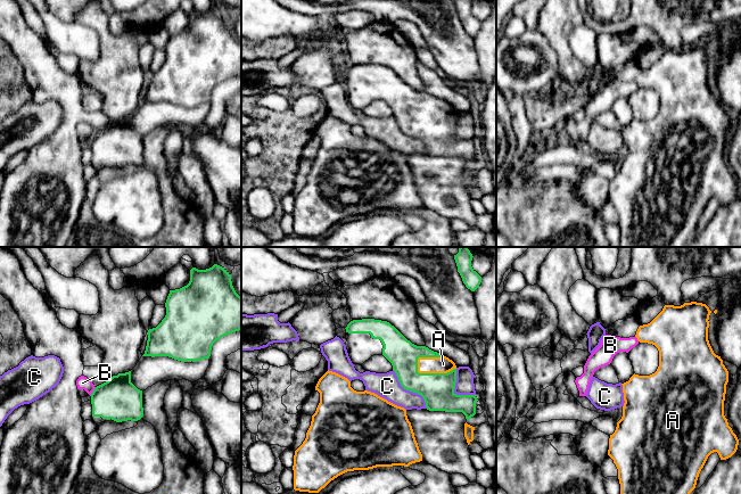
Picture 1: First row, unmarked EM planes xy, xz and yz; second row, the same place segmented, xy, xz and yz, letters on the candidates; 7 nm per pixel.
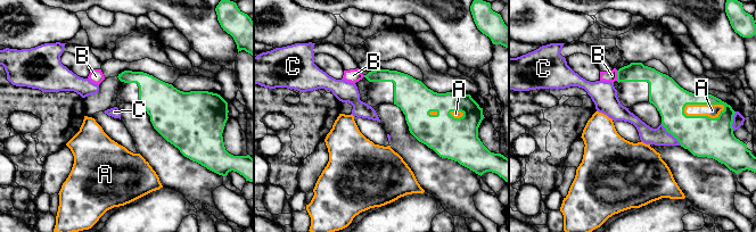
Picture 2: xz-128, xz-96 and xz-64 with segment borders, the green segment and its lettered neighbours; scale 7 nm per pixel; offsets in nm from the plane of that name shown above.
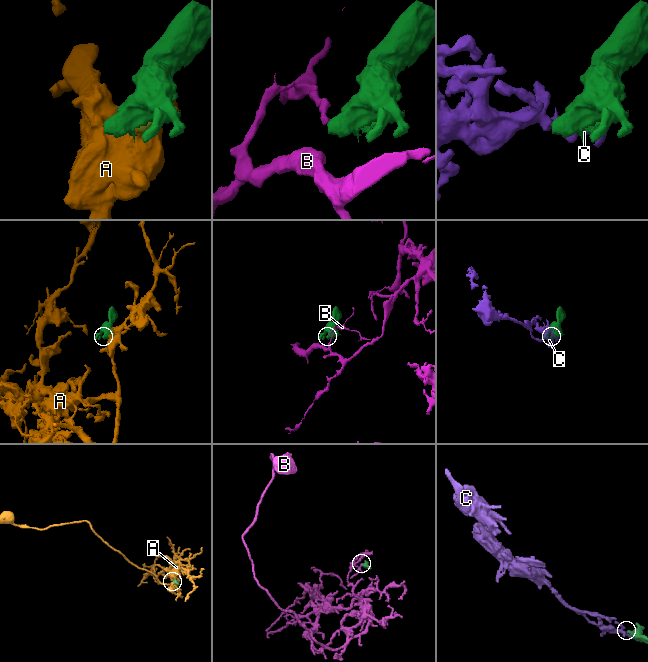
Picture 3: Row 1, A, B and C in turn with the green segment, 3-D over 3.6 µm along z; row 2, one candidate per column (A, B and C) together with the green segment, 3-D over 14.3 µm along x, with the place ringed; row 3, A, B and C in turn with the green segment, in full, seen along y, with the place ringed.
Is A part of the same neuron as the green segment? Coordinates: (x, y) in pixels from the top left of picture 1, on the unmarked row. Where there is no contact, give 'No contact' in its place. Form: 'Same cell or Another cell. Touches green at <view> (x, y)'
Same cell. Touches green at xz (430, 118)

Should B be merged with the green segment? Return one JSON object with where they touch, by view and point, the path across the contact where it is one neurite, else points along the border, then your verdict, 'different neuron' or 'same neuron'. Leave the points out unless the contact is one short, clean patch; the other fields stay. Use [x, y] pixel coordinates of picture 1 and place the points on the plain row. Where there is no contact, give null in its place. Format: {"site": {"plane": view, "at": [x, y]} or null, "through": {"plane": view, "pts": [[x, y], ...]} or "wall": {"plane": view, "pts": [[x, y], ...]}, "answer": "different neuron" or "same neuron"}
{"site": {"plane": "xy", "at": [92, 137]}, "wall": {"plane": "xy", "pts": [[96, 132], [90, 140]]}, "answer": "different neuron"}

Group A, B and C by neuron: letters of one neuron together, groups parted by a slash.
A / B / C

